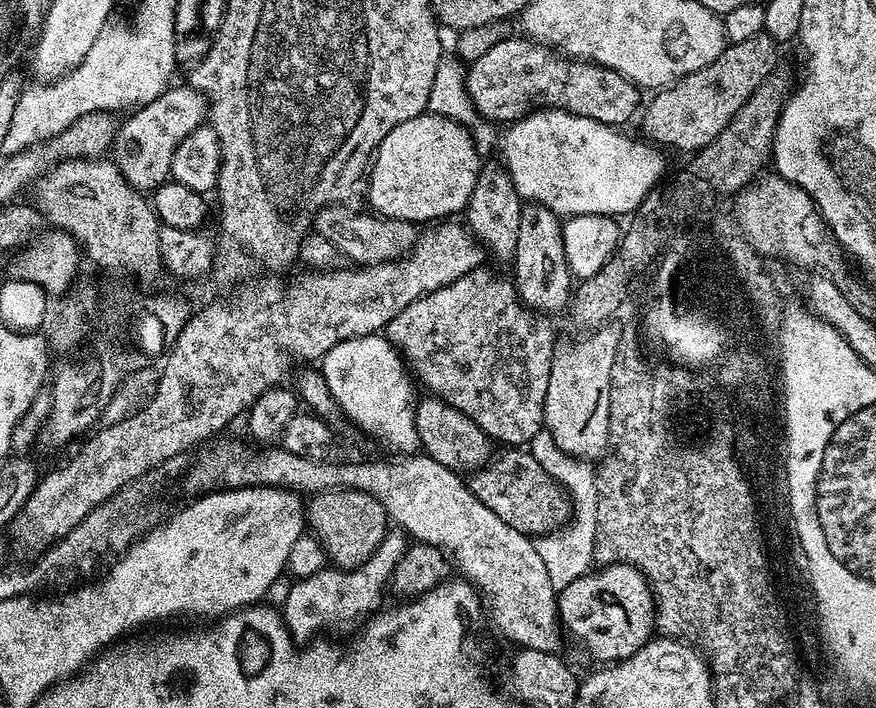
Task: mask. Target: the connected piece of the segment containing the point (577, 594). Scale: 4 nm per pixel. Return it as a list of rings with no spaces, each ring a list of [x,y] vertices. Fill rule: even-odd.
[[[619,562],[589,570],[582,578],[562,588],[557,600],[565,631],[584,644],[600,662],[628,659],[648,643],[656,630],[656,604],[651,584],[633,564]]]

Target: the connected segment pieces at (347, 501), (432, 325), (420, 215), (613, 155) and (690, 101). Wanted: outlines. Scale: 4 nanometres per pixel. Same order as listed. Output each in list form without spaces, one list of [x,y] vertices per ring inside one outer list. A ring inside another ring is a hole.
[[[334,489],[315,493],[306,504],[306,520],[318,534],[327,557],[342,569],[355,569],[366,561],[388,534],[386,524],[390,522],[387,512],[380,512],[368,500],[368,493],[360,496],[358,489]]]
[[[481,266],[472,269],[471,272],[465,273],[464,276],[457,278],[442,286],[436,288],[432,292],[428,292],[424,296],[418,297],[414,302],[410,302],[410,306],[406,306],[399,314],[392,317],[392,321],[389,322],[386,335],[393,345],[401,346],[408,350],[408,356],[412,357],[412,360],[417,360],[418,365],[424,367],[423,372],[428,373],[427,380],[432,381],[432,385],[435,388],[439,388],[440,392],[446,394],[448,399],[455,401],[456,404],[461,406],[461,413],[466,414],[479,428],[487,432],[495,441],[498,441],[504,446],[524,446],[532,441],[534,434],[538,434],[544,428],[544,403],[546,402],[546,386],[550,382],[550,366],[552,365],[552,354],[554,351],[554,339],[552,340],[552,324],[547,315],[541,314],[539,311],[533,310],[529,305],[525,304],[521,300],[519,294],[516,292],[516,285],[511,279],[508,280],[504,276],[499,276],[496,272],[491,272],[487,266]],[[432,352],[442,356],[442,358],[434,358],[434,362],[440,362],[440,376],[438,376],[438,370],[432,372],[430,366],[432,366]]]
[[[421,114],[389,130],[370,164],[368,208],[384,217],[413,222],[435,222],[463,213],[482,163],[471,134],[460,124],[449,116]]]
[[[555,106],[541,107],[541,112],[529,111],[529,116],[521,115],[519,118],[511,121],[507,125],[508,128],[504,132],[504,137],[500,140],[500,152],[504,155],[504,164],[506,173],[514,182],[516,193],[520,195],[521,201],[536,201],[539,204],[544,204],[550,211],[556,212],[557,216],[567,218],[570,216],[581,216],[582,214],[590,214],[597,212],[600,216],[611,216],[613,218],[621,218],[627,214],[632,214],[636,211],[639,204],[647,198],[651,192],[657,187],[655,185],[664,176],[664,156],[659,147],[655,143],[649,142],[647,139],[635,140],[632,136],[623,136],[623,131],[617,130],[613,125],[603,124],[594,118],[586,118],[585,116],[575,116],[573,112],[565,112],[563,108]]]
[[[767,34],[729,43],[712,64],[702,66],[700,70],[694,70],[681,80],[659,89],[648,104],[647,135],[653,141],[659,136],[668,136],[668,140],[672,140],[668,148],[672,150],[676,145],[684,144],[684,154],[695,154],[714,142],[758,89],[758,84],[777,66],[776,49],[777,42]]]

